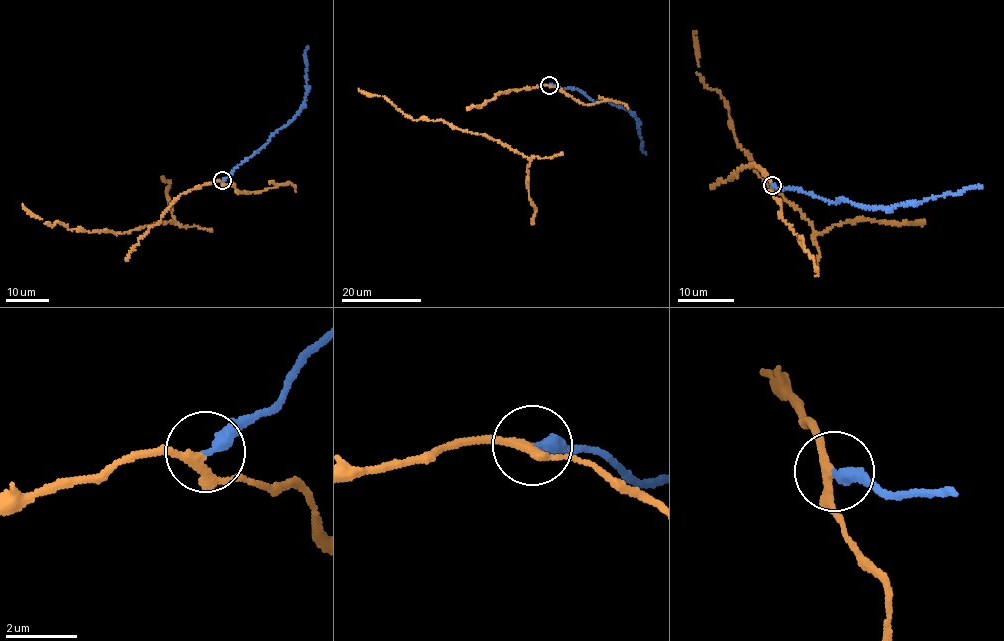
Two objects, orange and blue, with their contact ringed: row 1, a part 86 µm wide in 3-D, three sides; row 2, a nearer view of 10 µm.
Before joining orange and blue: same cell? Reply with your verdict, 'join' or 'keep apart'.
keep apart

